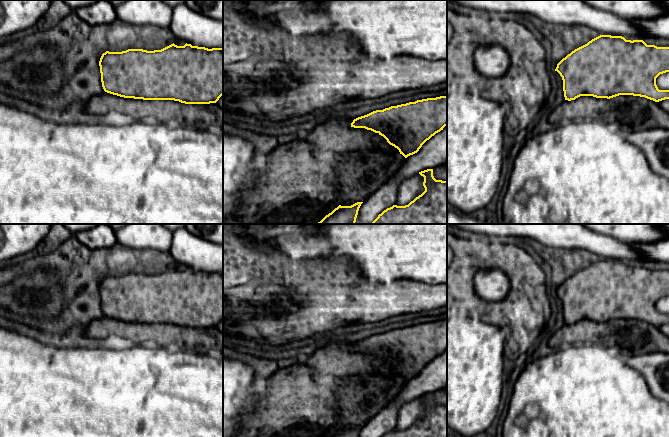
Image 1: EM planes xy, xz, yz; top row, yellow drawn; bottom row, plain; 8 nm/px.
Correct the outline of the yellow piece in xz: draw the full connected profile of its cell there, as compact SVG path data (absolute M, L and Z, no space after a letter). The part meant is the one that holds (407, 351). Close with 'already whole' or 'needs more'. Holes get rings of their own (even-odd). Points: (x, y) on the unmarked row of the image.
M447 320L427 322L383 334L353 344L351 351L365 352L383 360L405 382L447 350Z | already whole

